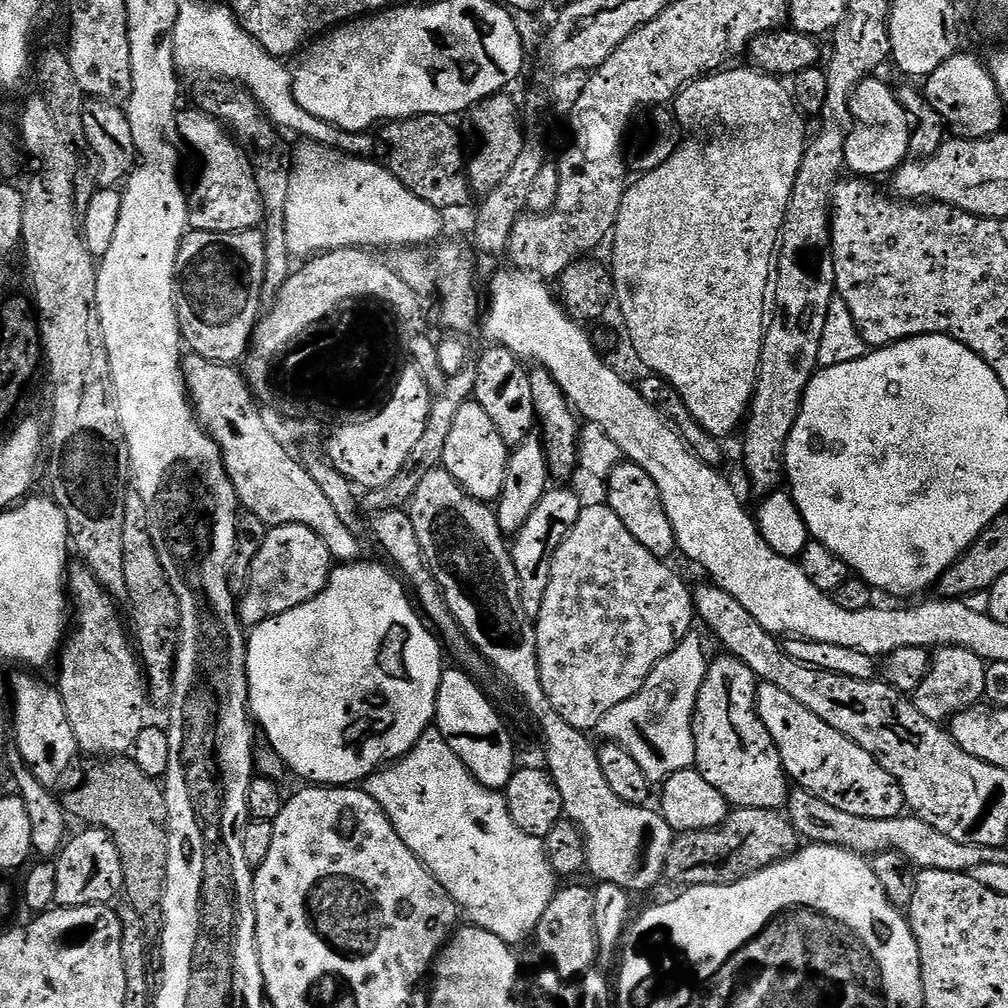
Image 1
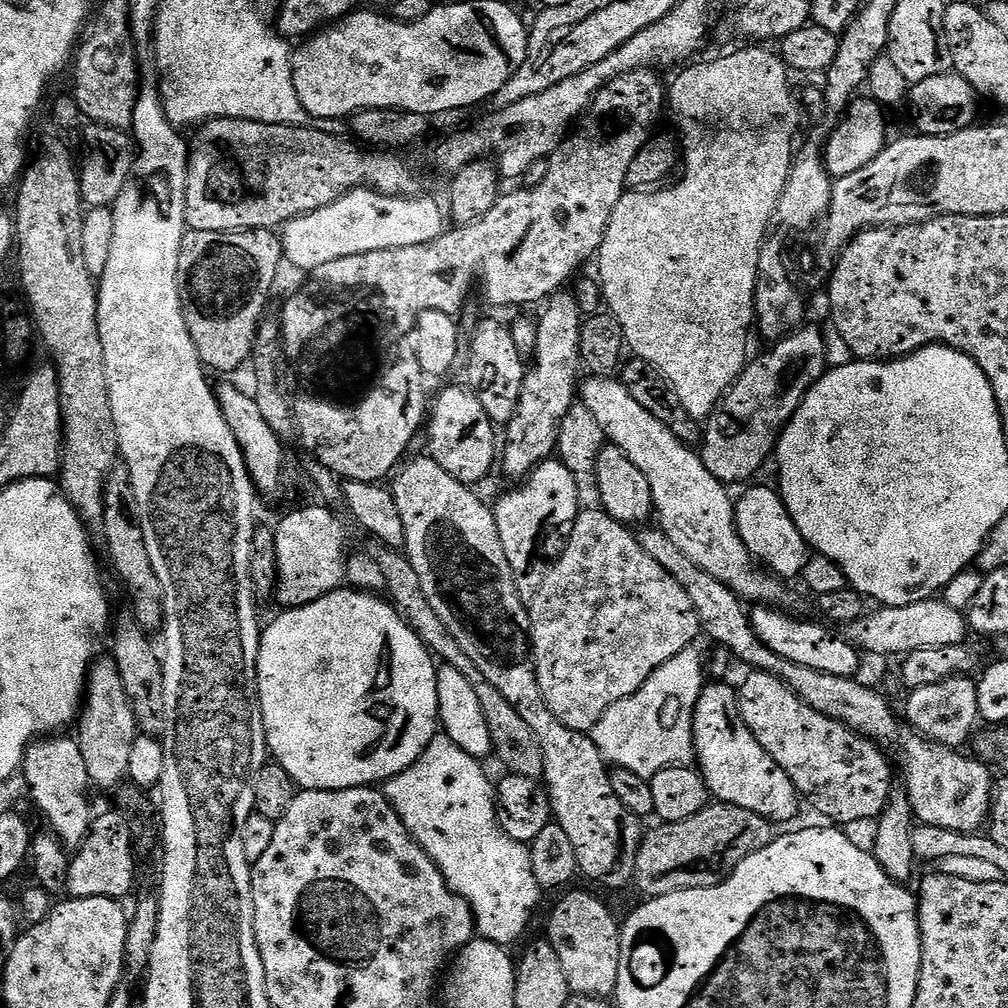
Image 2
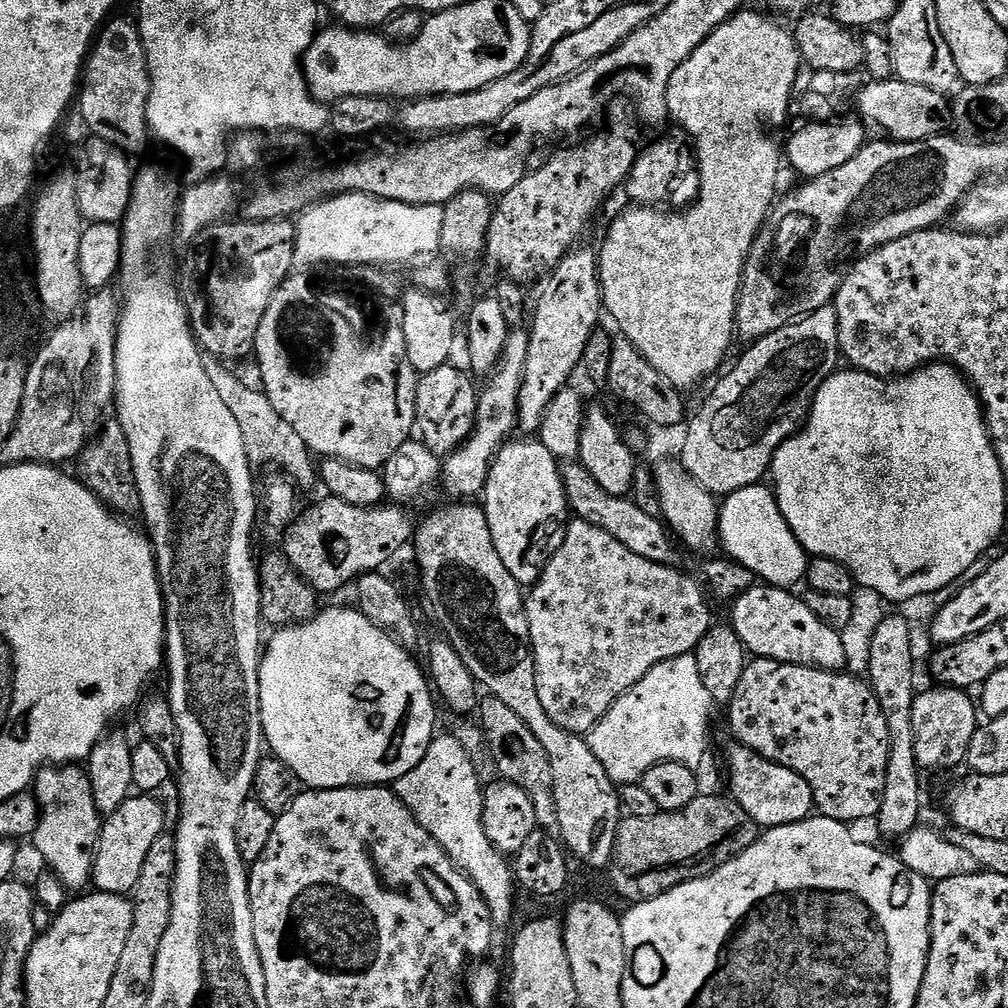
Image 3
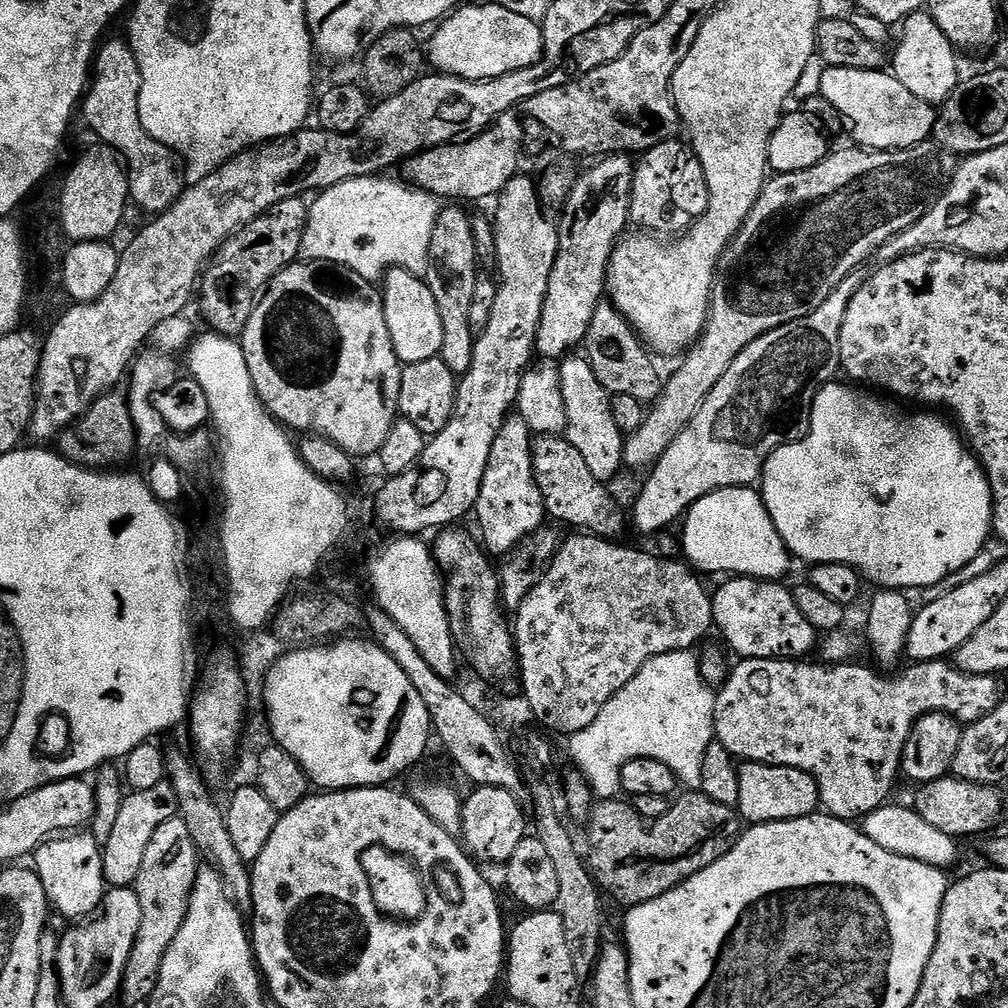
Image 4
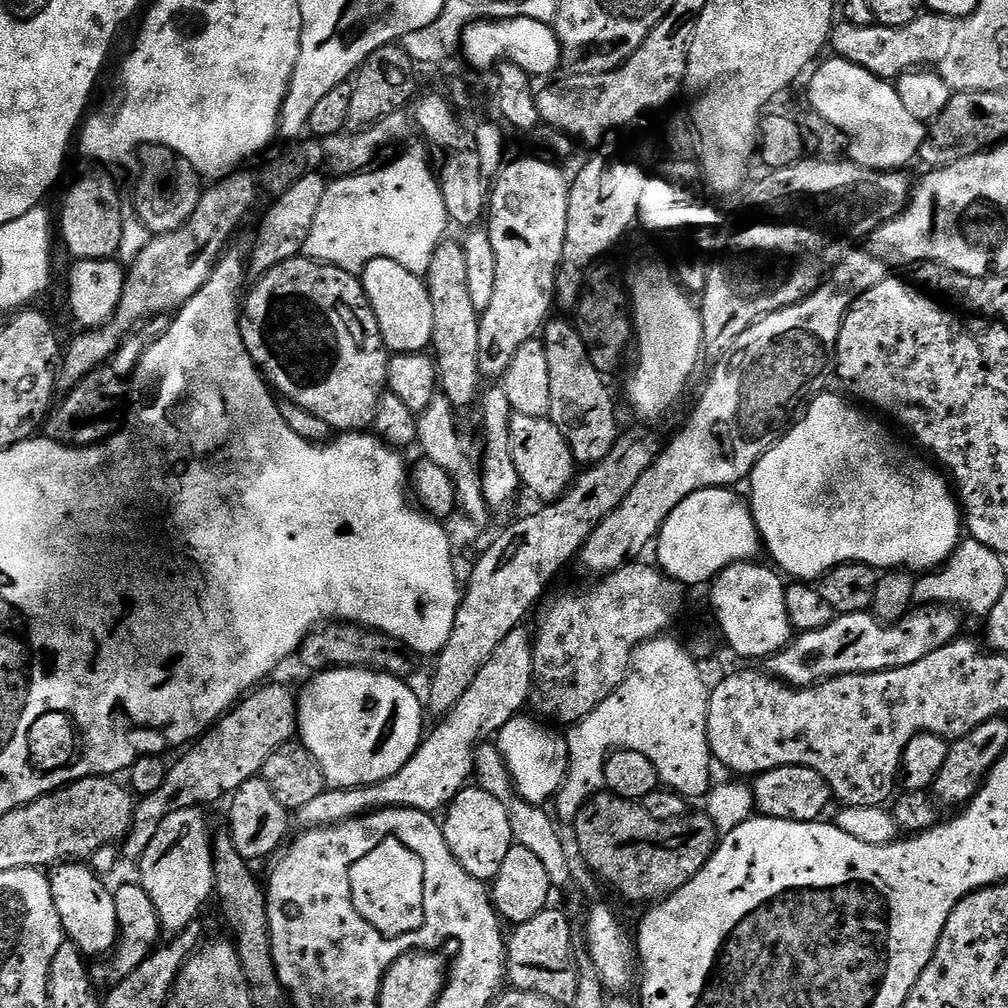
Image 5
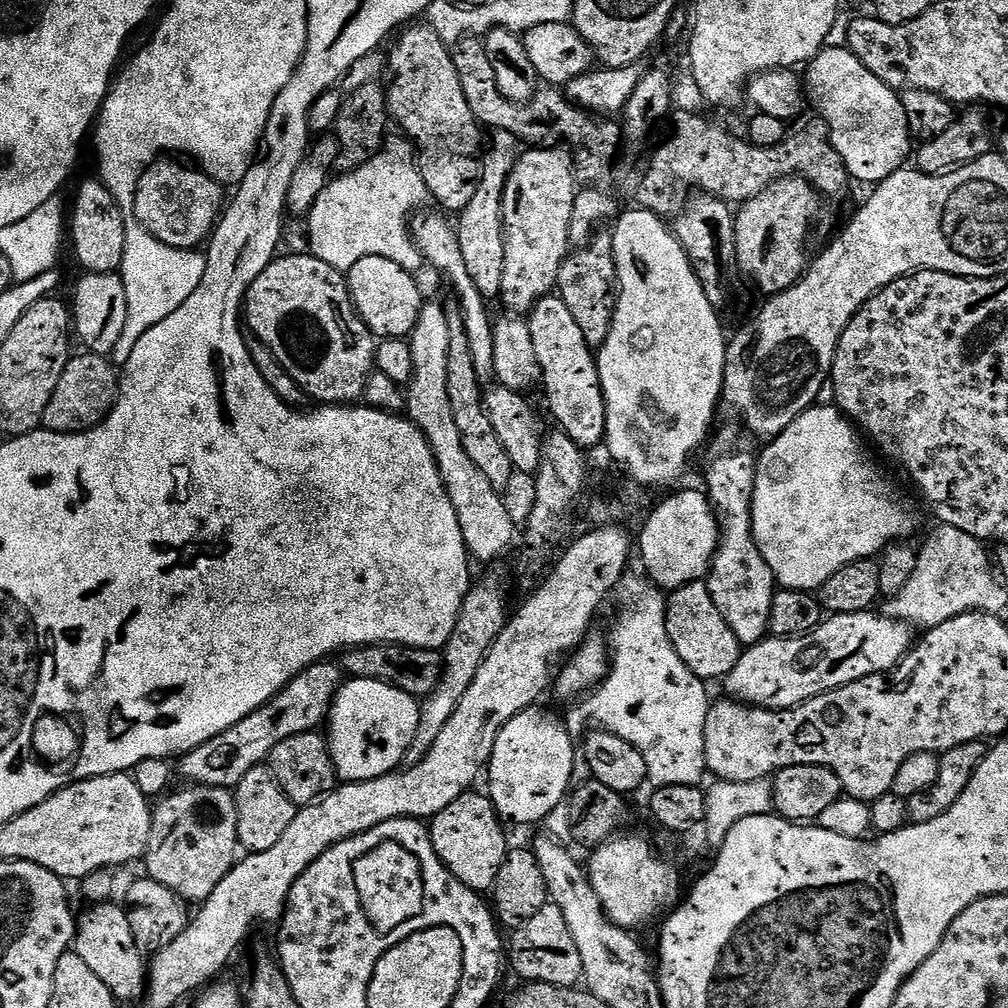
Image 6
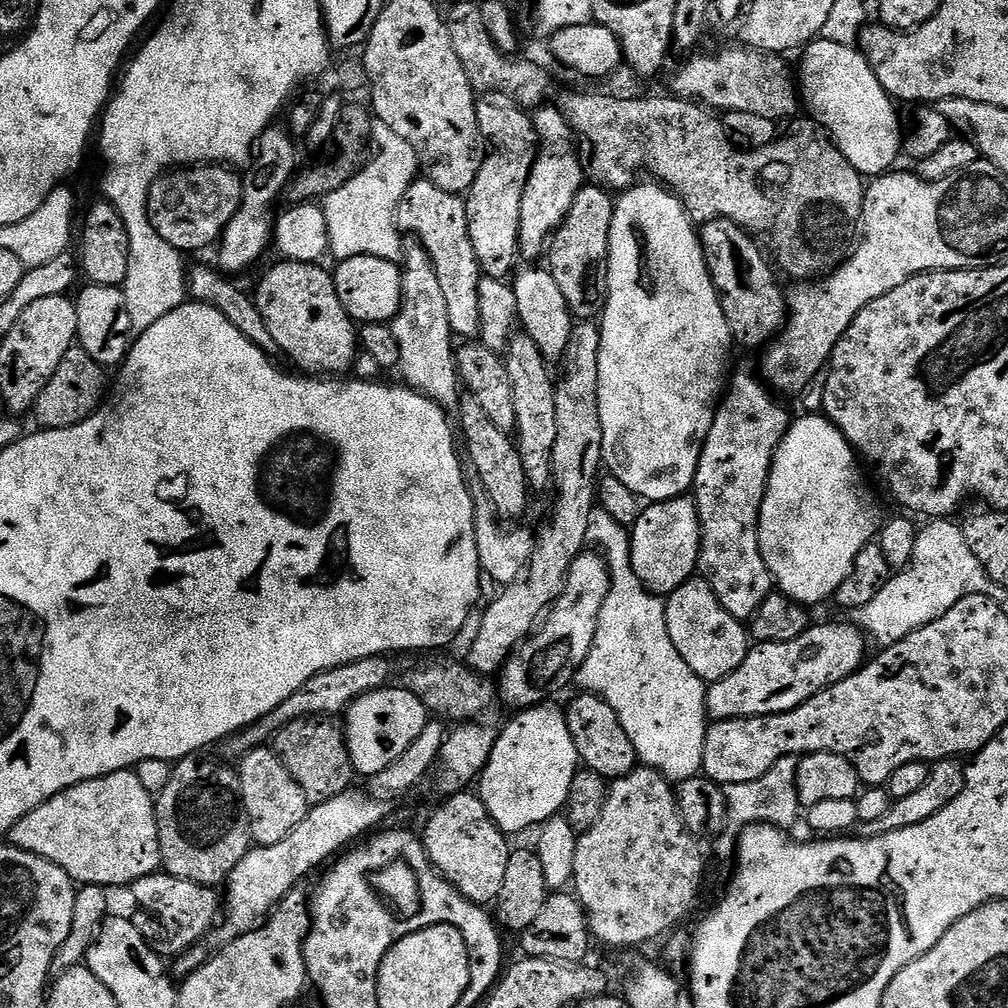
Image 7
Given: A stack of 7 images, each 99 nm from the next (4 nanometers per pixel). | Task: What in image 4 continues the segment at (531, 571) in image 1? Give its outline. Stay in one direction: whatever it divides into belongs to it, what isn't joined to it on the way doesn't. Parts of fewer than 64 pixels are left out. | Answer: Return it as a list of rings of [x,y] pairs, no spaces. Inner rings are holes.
[[[519,414],[509,415],[504,421],[502,430],[498,430],[498,438],[494,438],[494,446],[490,449],[490,462],[486,462],[486,474],[482,478],[482,490],[478,494],[478,502],[474,509],[474,517],[480,523],[479,539],[483,547],[493,557],[503,558],[521,544],[527,536],[532,536],[545,523],[546,513],[544,499],[538,490],[538,482],[532,469],[532,441],[534,433],[528,429],[526,422]]]

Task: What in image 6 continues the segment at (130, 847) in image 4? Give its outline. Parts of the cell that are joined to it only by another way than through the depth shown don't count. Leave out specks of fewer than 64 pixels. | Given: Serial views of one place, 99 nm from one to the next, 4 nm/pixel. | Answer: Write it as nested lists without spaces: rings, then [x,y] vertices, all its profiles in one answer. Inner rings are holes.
[[[321,662],[310,665],[299,672],[278,695],[270,698],[270,702],[254,710],[254,714],[230,726],[230,730],[218,734],[218,738],[210,738],[210,742],[202,742],[202,746],[179,757],[179,775],[181,772],[185,781],[193,784],[235,789],[236,784],[242,782],[246,774],[250,774],[250,770],[261,767],[267,761],[278,742],[286,742],[286,738],[294,738],[294,734],[317,731],[327,721],[328,711],[345,679],[339,663]]]

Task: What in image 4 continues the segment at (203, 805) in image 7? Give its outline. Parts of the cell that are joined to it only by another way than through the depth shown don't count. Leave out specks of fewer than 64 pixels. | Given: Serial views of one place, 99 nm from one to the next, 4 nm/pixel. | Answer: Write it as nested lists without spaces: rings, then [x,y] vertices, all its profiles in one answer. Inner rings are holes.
[[[182,818],[162,822],[162,826],[154,830],[154,838],[150,838],[150,846],[146,846],[142,870],[138,870],[134,885],[138,902],[142,905],[142,926],[138,926],[138,938],[134,938],[134,950],[130,950],[130,962],[126,962],[124,981],[120,984],[120,996],[128,1004],[143,1005],[151,1000],[158,986],[162,958],[166,958],[170,942],[178,938],[178,930],[182,930],[186,918],[188,896],[198,871],[196,860],[198,853],[194,838],[190,838],[190,830]]]

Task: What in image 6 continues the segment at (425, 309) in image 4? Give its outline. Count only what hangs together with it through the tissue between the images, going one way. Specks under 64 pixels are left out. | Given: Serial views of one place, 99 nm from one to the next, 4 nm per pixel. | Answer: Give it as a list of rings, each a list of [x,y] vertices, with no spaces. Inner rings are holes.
[[[371,255],[362,258],[346,273],[356,312],[377,339],[405,339],[412,333],[424,305],[415,275],[390,258]]]

